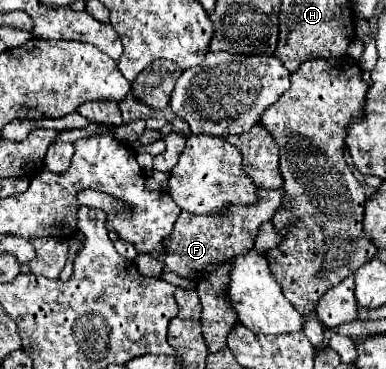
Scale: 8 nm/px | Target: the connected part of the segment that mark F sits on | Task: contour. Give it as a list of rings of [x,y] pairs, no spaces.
[[[259,189],[257,201],[253,205],[229,205],[217,215],[193,215],[181,211],[173,231],[163,241],[163,251],[151,251],[151,255],[163,263],[163,271],[171,271],[191,283],[203,281],[215,267],[231,261],[237,255],[245,255],[253,249],[255,235],[261,223],[269,221],[273,213],[281,207],[281,191]]]

